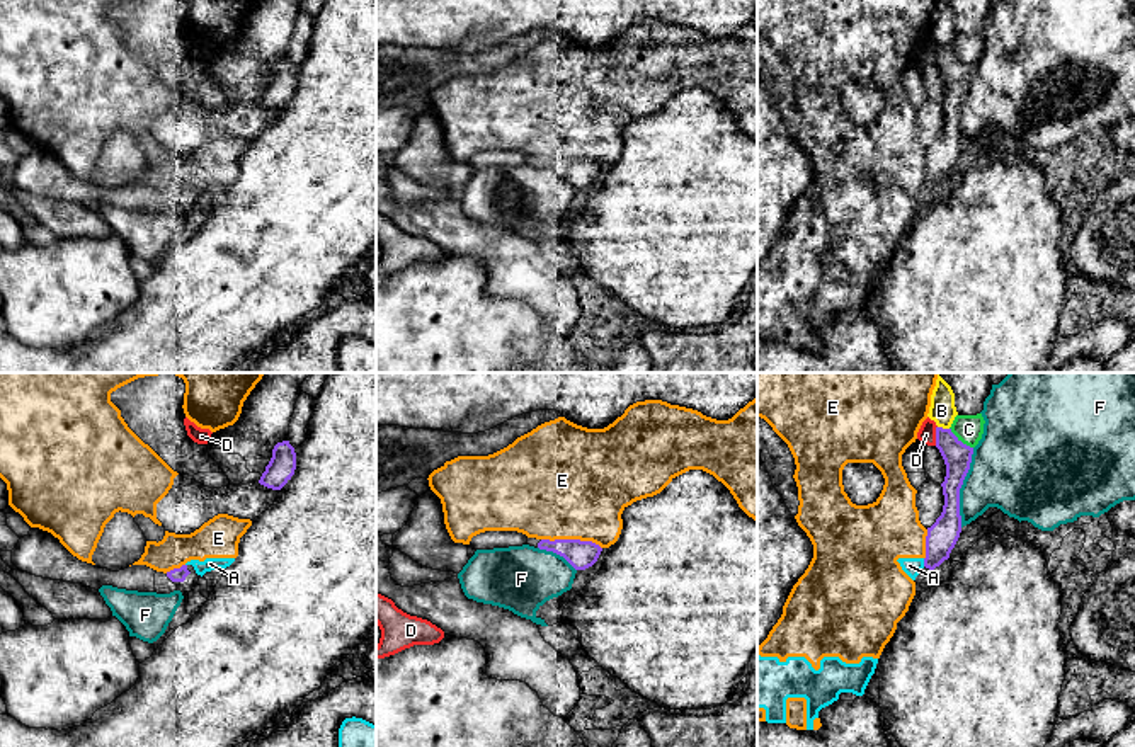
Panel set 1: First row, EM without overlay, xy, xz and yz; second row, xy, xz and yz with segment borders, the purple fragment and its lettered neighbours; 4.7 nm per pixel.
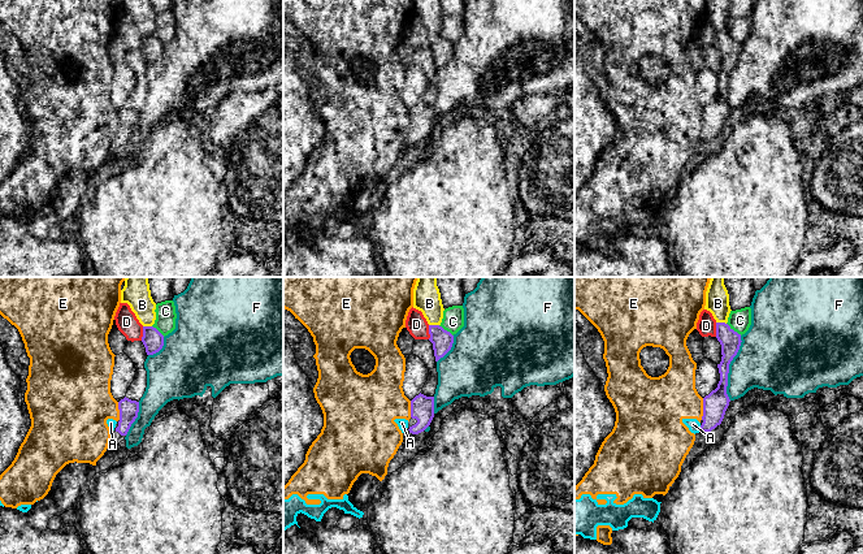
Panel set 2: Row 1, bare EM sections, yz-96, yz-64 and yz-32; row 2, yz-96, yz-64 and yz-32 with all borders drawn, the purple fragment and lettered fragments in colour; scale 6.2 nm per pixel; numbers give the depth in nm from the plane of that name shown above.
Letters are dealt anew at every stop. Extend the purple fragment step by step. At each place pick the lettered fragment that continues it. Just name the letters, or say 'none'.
none

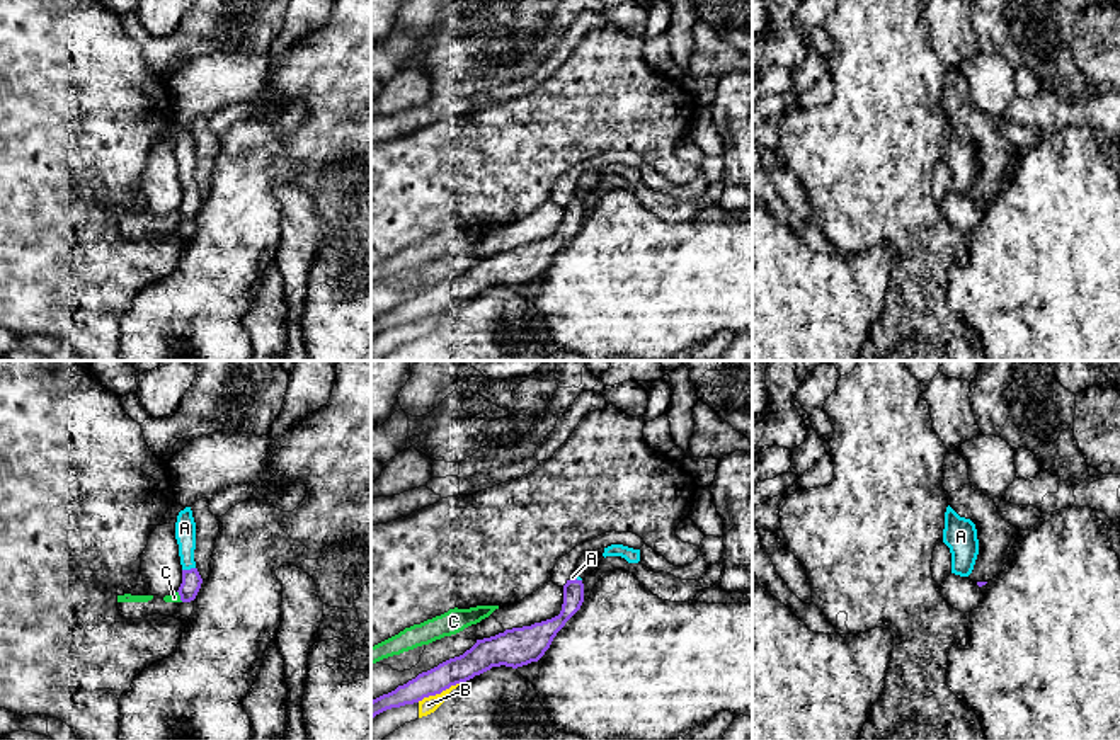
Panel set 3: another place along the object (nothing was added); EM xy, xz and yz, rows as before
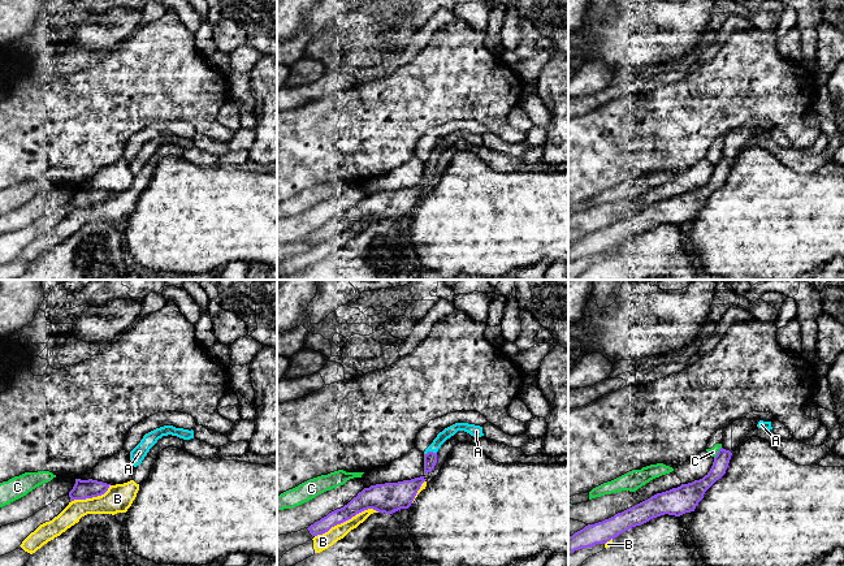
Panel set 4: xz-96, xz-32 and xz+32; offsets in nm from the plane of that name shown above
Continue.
A

